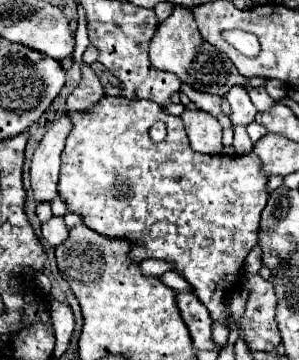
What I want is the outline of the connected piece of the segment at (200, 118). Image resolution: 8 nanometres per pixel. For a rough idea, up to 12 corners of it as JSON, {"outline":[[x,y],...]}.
{"outline":[[206,111],[182,115],[190,147],[222,153],[222,127]]}

